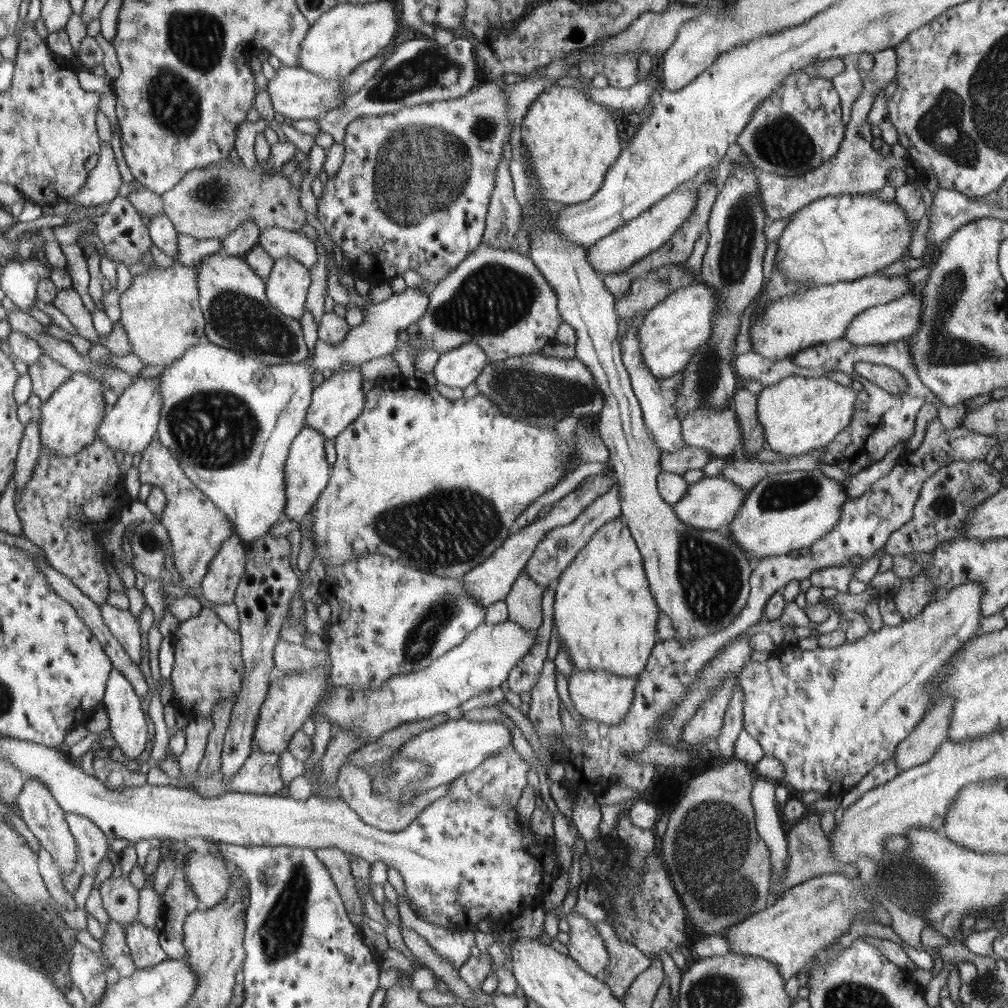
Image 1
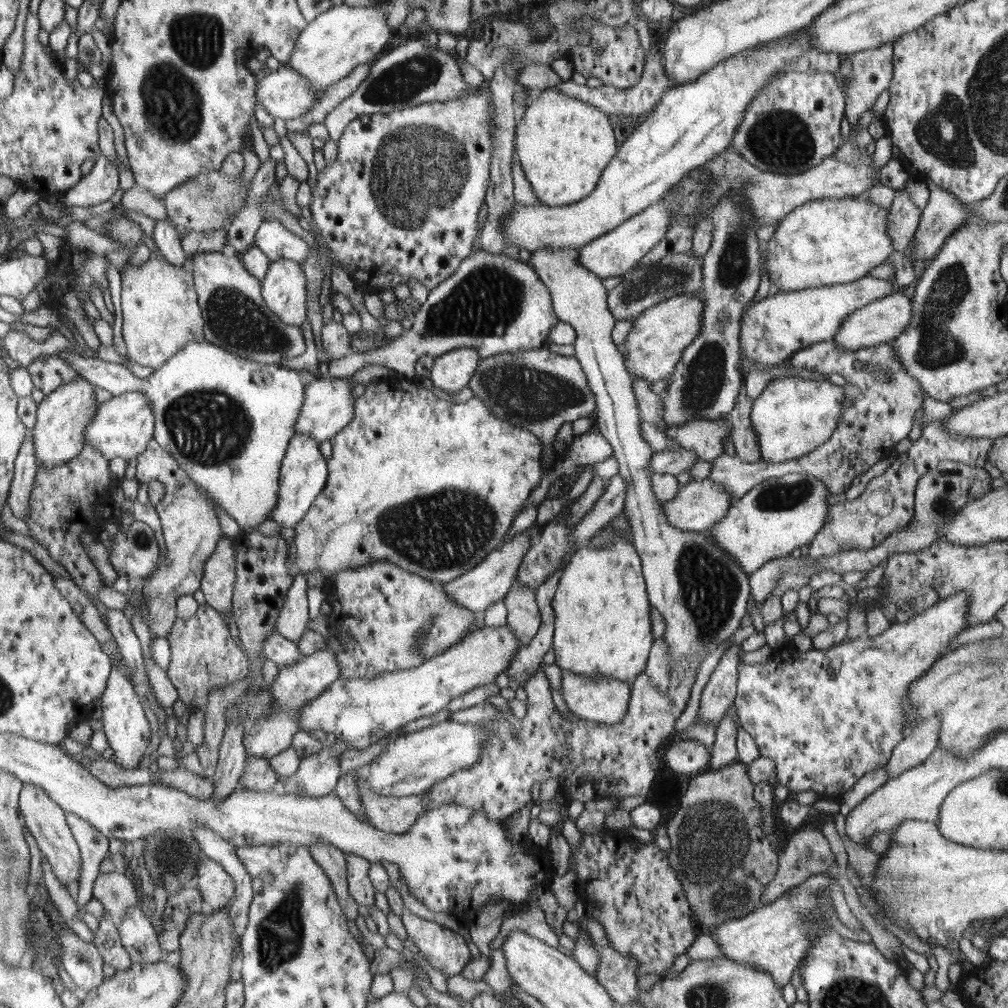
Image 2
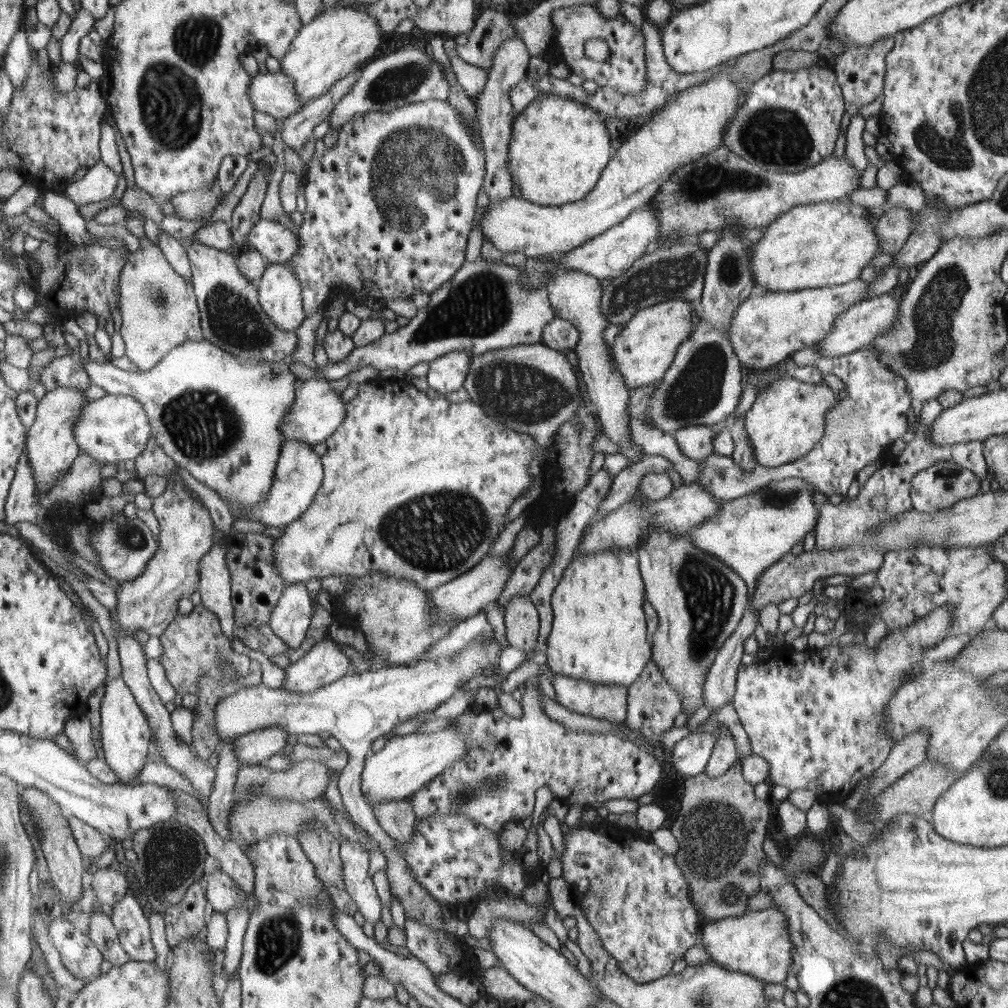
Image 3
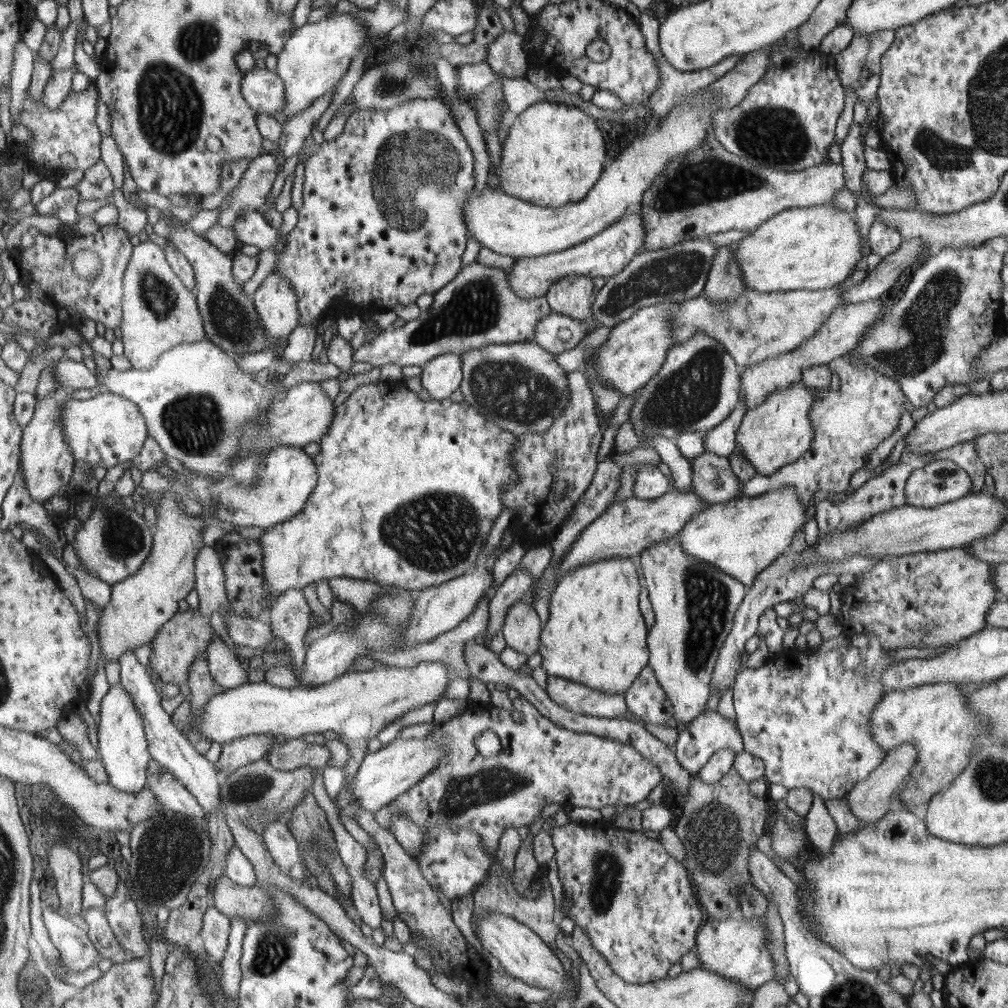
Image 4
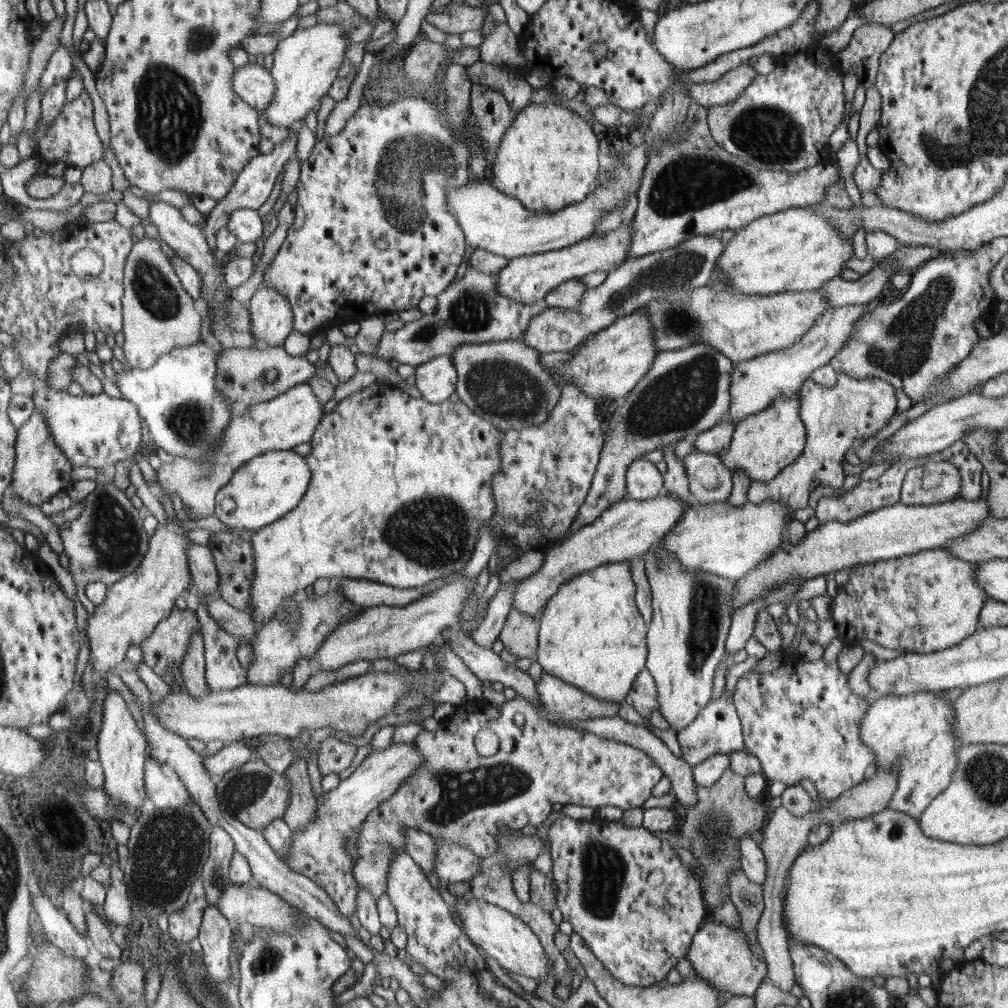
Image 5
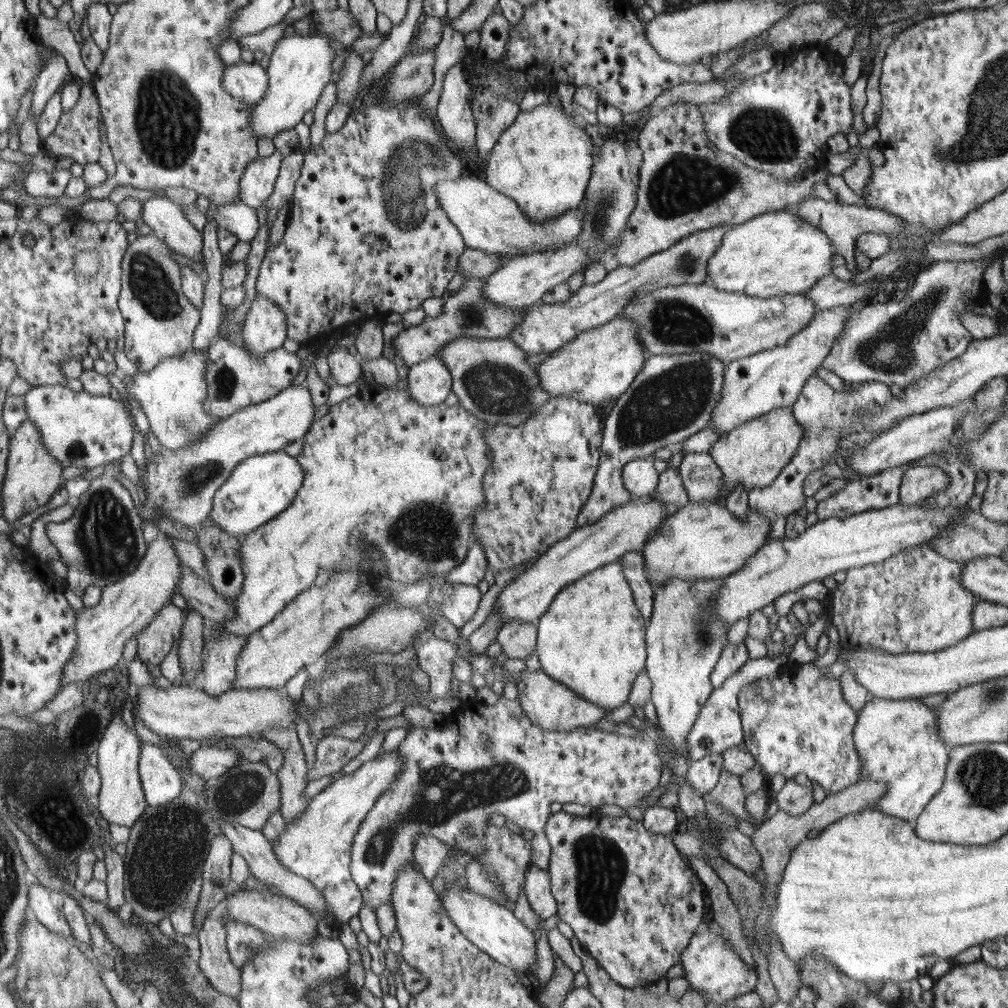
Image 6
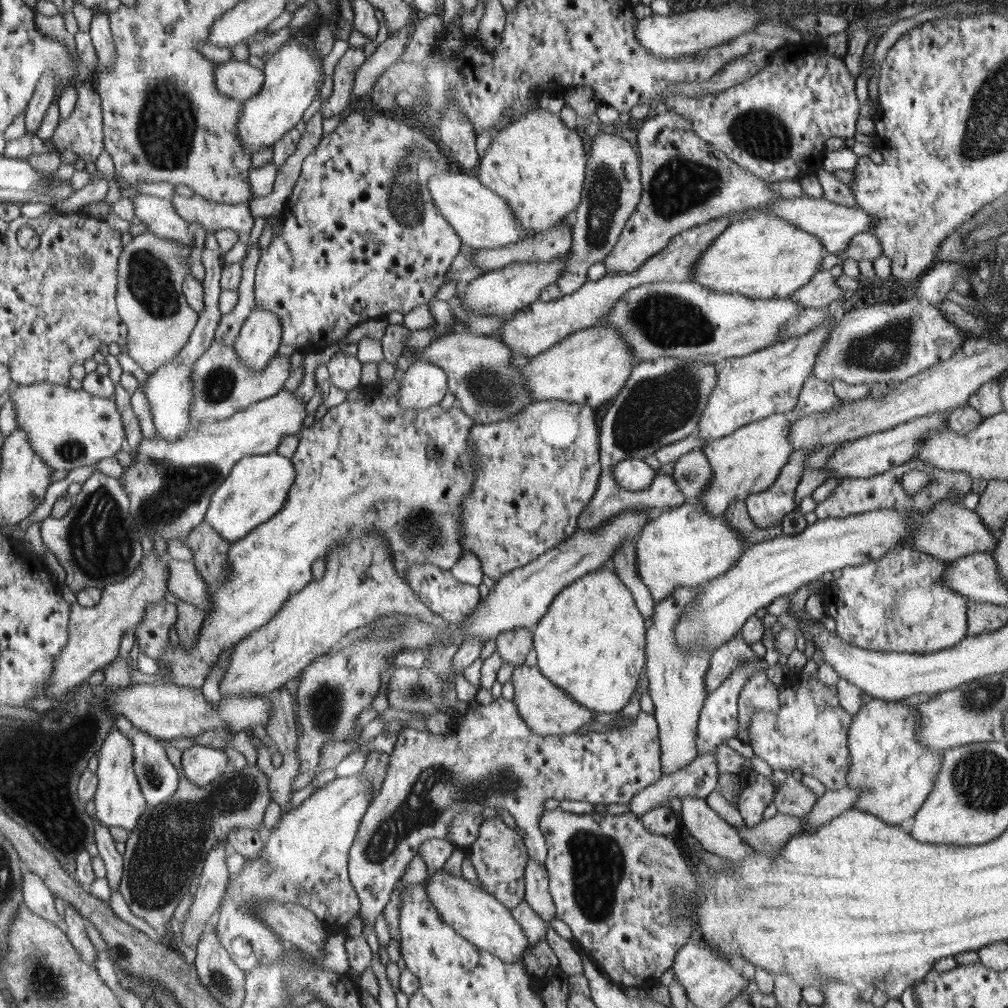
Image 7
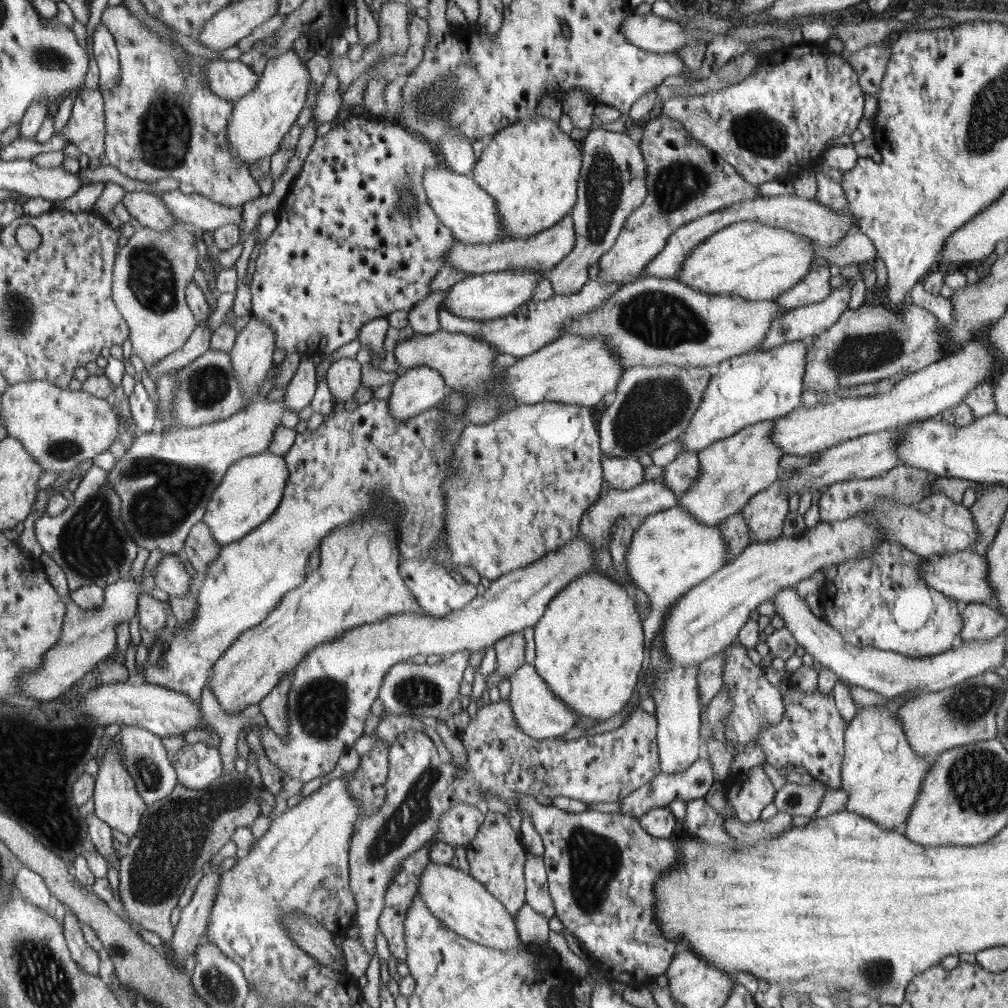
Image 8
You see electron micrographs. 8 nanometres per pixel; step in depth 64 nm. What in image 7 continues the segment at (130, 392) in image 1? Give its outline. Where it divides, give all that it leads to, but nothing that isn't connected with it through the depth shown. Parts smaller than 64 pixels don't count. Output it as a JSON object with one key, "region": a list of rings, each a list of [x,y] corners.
{"region":[[[38,382],[32,385],[19,385],[9,400],[14,402],[16,410],[17,429],[27,432],[34,450],[54,470],[74,470],[80,466],[95,466],[102,458],[116,456],[122,448],[127,448],[127,434],[116,403],[98,395],[91,395],[83,388],[71,389],[69,386]]]}

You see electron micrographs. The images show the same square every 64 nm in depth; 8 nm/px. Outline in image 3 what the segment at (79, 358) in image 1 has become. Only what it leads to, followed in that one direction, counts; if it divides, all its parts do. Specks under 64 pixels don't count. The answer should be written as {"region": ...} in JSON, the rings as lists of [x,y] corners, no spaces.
{"region":[[[184,342],[161,362],[146,371],[122,370],[111,362],[98,363],[90,359],[82,363],[91,384],[103,388],[108,395],[128,395],[142,403],[151,420],[152,435],[177,466],[186,468],[198,482],[219,493],[222,499],[251,510],[273,488],[277,461],[283,448],[281,424],[288,409],[294,405],[299,380],[289,372],[274,374],[268,362],[261,365],[236,358],[213,343]]]}

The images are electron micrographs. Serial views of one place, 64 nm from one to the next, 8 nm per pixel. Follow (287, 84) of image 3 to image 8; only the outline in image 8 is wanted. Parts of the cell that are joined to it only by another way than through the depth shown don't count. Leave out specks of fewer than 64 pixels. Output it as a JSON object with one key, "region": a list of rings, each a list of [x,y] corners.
{"region":[[[222,58],[213,60],[202,70],[207,75],[209,89],[230,101],[240,100],[259,84],[258,74],[238,59],[234,62],[225,61]]]}

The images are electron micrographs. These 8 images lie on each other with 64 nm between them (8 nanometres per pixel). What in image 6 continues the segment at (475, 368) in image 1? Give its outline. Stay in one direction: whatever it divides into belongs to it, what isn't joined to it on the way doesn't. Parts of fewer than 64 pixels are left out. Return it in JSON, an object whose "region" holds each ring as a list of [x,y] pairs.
{"region":[[[438,356],[410,366],[407,379],[410,398],[420,406],[440,405],[453,390],[451,370]]]}

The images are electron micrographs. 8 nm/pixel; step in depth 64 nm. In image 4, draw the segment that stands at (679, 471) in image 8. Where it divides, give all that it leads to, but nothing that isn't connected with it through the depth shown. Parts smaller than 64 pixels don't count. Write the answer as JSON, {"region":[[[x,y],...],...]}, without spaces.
{"region":[[[836,357],[827,365],[831,372],[838,374],[841,385],[836,391],[812,388],[815,394],[814,403],[808,418],[813,424],[815,437],[810,450],[797,461],[782,466],[772,474],[756,473],[745,483],[741,483],[731,470],[729,457],[705,451],[701,456],[690,458],[693,470],[691,486],[706,502],[724,503],[741,494],[744,497],[755,497],[790,485],[797,488],[801,503],[808,506],[817,490],[829,493],[847,490],[852,474],[862,468],[865,460],[870,459],[872,450],[892,436],[894,430],[900,426],[900,419],[905,412],[904,402],[907,399],[896,381],[866,366],[860,357],[853,361],[850,357]]]}

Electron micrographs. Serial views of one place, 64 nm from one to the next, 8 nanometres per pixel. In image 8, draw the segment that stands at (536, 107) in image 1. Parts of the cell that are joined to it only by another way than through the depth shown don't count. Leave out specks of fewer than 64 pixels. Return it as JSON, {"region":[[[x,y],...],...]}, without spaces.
{"region":[[[535,112],[526,120],[504,127],[487,139],[485,149],[473,168],[474,180],[497,200],[501,223],[507,230],[508,240],[532,237],[533,234],[556,225],[561,218],[572,212],[577,204],[582,157],[580,148],[560,129],[558,123],[544,115],[536,115]]]}

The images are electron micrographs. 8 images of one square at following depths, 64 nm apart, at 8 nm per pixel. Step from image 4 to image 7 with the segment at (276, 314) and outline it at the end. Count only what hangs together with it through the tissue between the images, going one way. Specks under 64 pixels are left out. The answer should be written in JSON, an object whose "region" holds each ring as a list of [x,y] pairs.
{"region":[[[255,308],[246,317],[233,346],[239,359],[256,372],[263,371],[281,346],[281,320],[272,312]]]}

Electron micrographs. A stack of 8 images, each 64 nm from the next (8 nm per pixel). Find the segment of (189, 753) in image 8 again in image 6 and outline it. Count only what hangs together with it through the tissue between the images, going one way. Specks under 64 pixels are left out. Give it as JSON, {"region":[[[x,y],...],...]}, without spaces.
{"region":[[[201,746],[194,753],[190,753],[190,772],[200,776],[205,783],[223,776],[228,770],[234,769],[238,763],[238,750],[225,750]]]}

